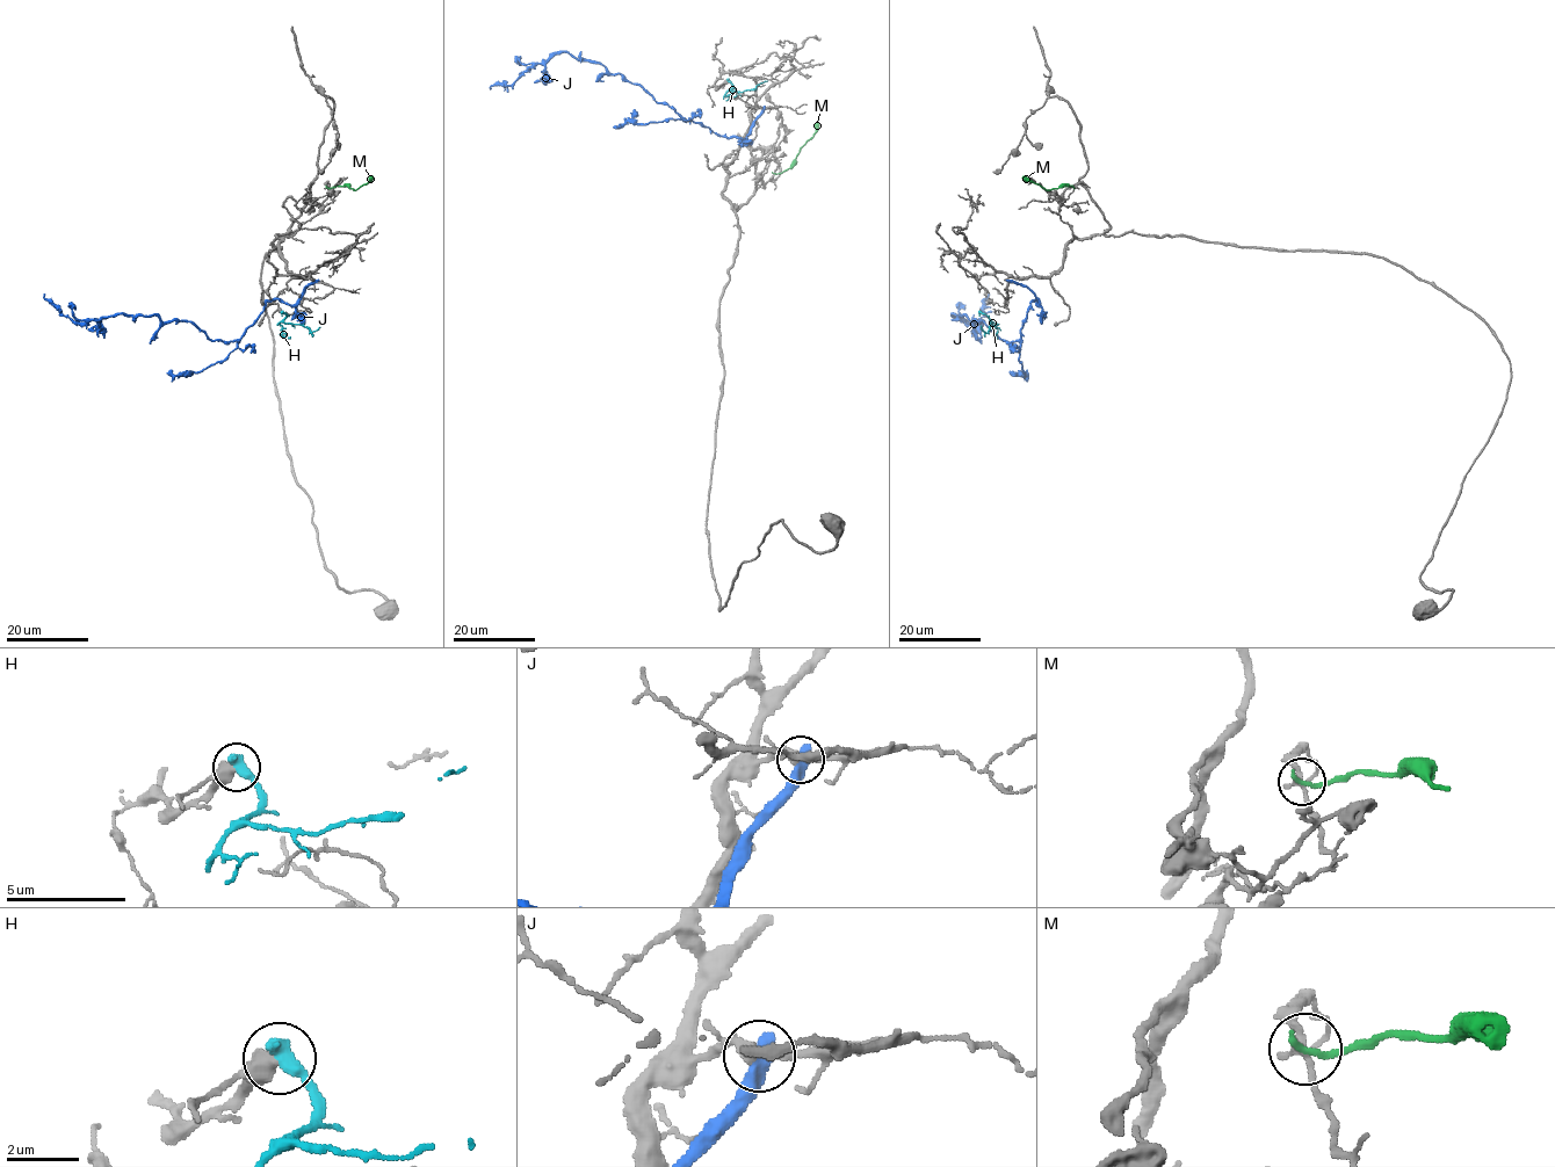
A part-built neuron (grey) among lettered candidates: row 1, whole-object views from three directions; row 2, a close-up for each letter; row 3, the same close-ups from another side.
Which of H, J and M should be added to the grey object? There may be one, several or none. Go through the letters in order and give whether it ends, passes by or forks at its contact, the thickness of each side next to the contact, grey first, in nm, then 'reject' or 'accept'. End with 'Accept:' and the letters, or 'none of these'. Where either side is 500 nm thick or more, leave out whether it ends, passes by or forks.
H: 600/500 nm | reject
J: 320/550 nm | reject
M: it ends | 150/190 nm | reject
Accept: none of these

